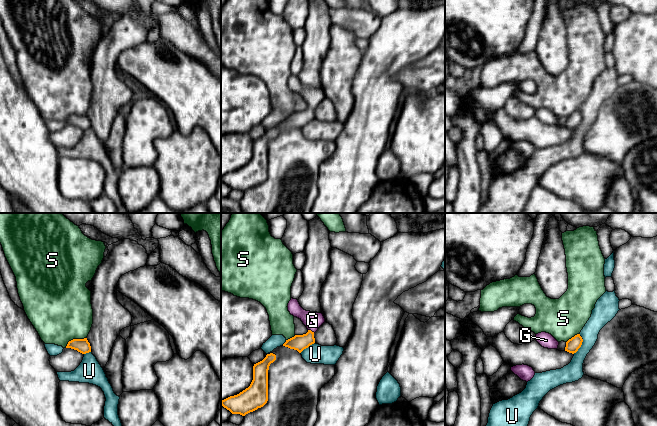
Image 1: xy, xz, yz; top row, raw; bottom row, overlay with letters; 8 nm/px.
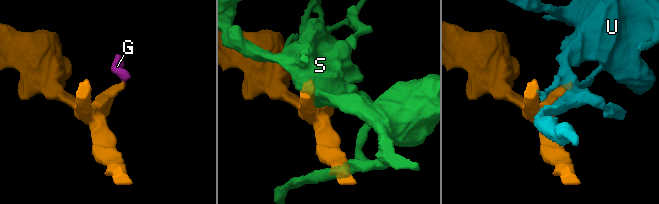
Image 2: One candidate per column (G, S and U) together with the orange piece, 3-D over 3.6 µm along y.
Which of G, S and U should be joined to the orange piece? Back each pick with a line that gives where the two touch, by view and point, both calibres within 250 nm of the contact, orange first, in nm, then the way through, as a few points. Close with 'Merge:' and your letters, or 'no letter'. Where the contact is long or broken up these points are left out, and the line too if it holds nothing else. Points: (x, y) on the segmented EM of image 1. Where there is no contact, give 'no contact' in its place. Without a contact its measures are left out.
G: meets orange in xz at (310, 330); 130 nm thick on the orange side, 140 nm on the other; runs through xz (299, 342), (310, 330), (312, 320)
Merge: G

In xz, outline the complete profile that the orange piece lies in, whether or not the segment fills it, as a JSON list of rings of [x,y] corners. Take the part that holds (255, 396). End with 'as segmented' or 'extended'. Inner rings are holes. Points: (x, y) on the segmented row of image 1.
[[[273,353],[254,364],[253,380],[248,388],[237,395],[230,396],[221,401],[221,405],[232,414],[246,414],[263,407],[268,401],[268,370],[271,363],[276,360]]] | as segmented

